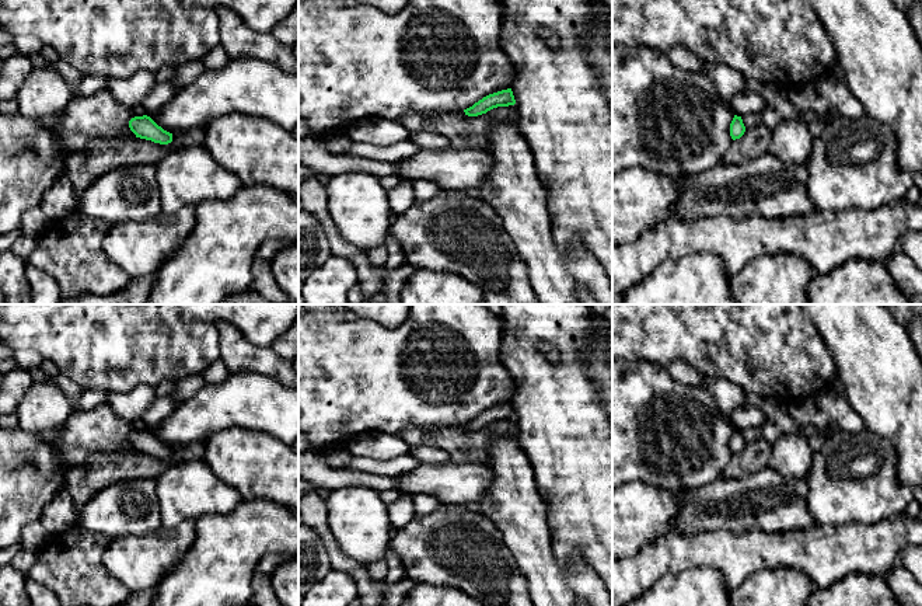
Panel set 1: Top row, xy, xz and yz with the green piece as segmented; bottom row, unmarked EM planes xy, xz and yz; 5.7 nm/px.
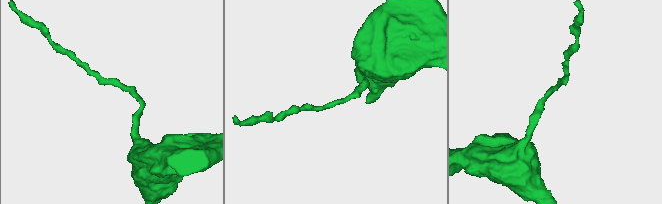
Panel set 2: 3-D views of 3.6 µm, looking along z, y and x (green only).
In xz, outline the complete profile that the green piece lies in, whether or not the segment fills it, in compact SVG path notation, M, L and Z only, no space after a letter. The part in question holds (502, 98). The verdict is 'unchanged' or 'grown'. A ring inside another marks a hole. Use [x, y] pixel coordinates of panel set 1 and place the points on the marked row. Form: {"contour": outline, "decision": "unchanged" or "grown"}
{"contour": "M507 88L483 97L472 107L464 109L464 112L468 116L478 116L478 115L486 114L493 108L509 107L514 104L516 104L516 100L514 100L513 91L511 88Z", "decision": "unchanged"}

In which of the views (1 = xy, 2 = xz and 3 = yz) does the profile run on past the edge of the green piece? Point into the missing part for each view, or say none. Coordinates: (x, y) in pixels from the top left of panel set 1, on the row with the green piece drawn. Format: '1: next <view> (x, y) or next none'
1: next none
2: next none
3: next none

